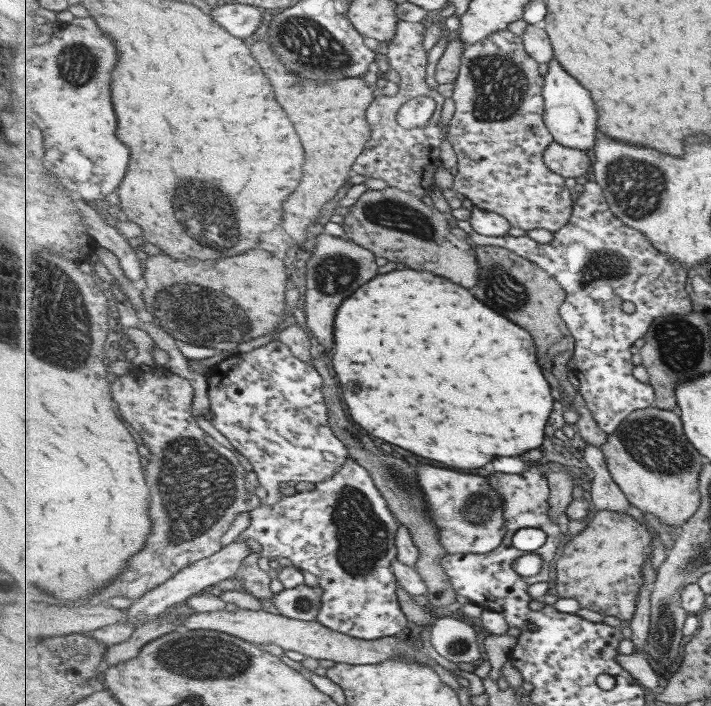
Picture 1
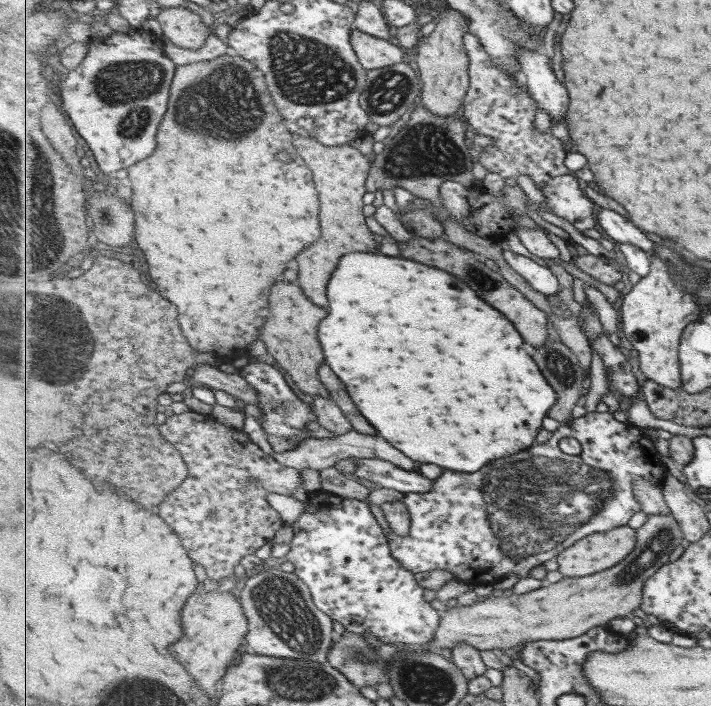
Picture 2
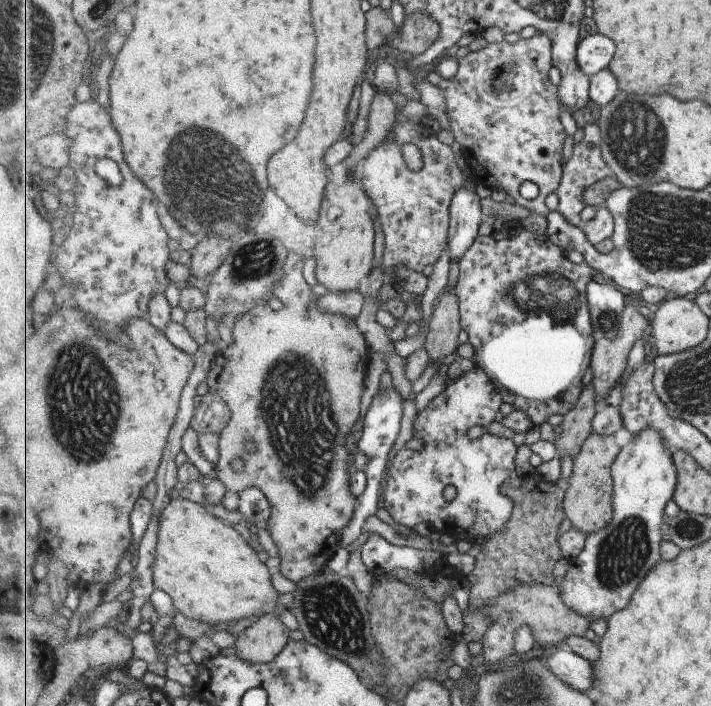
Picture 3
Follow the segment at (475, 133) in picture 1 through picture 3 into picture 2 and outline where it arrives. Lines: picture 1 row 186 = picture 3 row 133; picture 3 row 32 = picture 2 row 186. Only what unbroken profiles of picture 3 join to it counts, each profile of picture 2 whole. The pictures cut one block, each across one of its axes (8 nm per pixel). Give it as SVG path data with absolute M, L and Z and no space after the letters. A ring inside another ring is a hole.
M469 32L465 41L470 55L470 89L460 116L478 134L494 140L480 150L480 164L503 179L528 174L539 189L552 178L569 174L570 170L565 166L567 151L564 144L549 132L539 132L535 128L538 100L528 89L522 89L507 69L495 64L479 35Z

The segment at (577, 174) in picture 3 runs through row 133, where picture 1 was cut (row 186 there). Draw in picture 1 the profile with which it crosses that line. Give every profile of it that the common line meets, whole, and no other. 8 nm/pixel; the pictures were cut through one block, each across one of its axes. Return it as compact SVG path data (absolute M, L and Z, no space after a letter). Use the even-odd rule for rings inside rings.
M595 180L584 184L584 191L578 194L571 221L555 235L551 244L539 244L529 235L485 236L478 234L470 222L455 222L474 245L501 246L511 250L523 259L545 269L566 290L567 298L561 306L561 314L571 335L576 340L573 373L580 382L578 393L595 416L595 422L608 435L615 433L623 421L637 410L646 409L656 402L656 392L650 383L641 382L633 376L633 354L631 348L639 339L650 332L655 318L665 314L693 312L693 300L687 292L687 270L669 261L647 236L626 226L610 210L603 187Z

